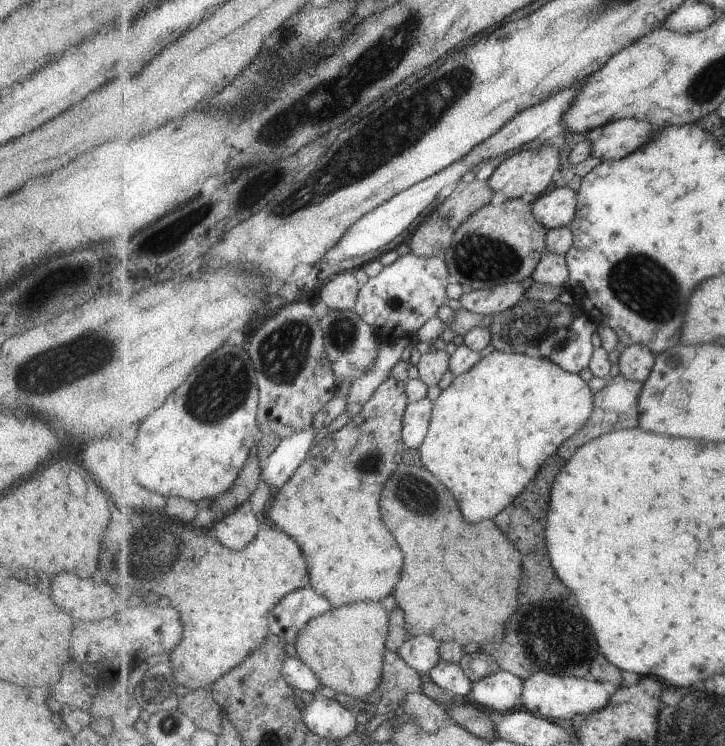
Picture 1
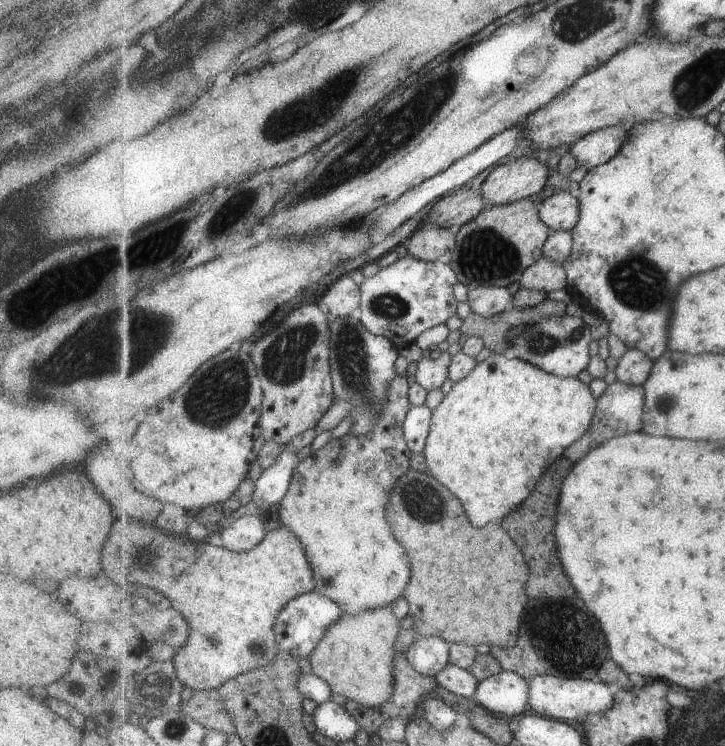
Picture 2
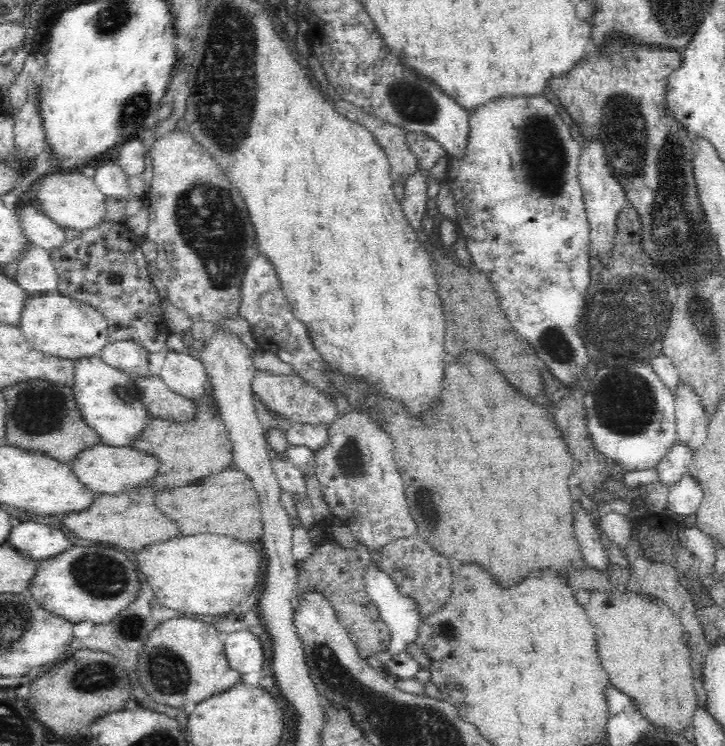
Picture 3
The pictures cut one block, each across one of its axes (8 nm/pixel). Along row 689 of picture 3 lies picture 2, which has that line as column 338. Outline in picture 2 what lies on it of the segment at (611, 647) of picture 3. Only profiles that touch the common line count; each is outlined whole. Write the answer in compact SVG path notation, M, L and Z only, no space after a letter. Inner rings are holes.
M390 607L371 608L359 614L347 612L331 624L331 628L323 636L322 643L315 648L311 656L312 673L325 680L331 686L332 692L353 700L367 708L383 706L391 701L395 694L395 656L398 655L395 644L398 643L399 632L402 631L402 620L395 617Z

